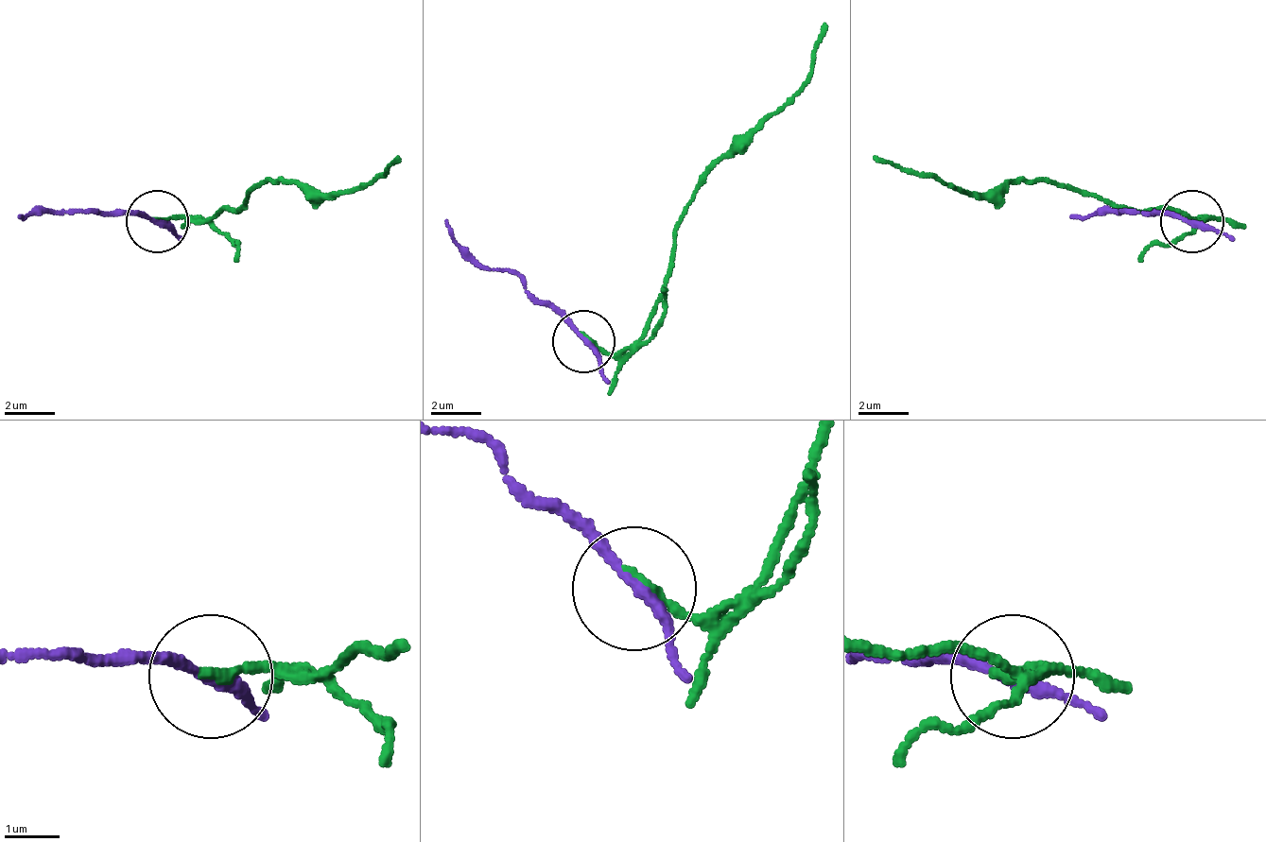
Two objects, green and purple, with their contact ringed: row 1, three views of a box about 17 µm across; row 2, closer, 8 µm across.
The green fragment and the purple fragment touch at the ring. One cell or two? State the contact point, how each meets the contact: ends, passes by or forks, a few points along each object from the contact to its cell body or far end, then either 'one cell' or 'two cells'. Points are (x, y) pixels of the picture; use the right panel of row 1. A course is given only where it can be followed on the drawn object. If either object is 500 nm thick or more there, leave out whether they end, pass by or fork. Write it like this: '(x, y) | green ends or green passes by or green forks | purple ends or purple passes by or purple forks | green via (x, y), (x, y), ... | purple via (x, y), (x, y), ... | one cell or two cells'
(1191, 221) | green ends | purple passes by | green via (1187, 222), (1205, 216), (1118, 210), (1031, 179), (956, 191), (925, 172), (875, 154) | purple via (1193, 222), (1124, 210), (1068, 216) | two cells

